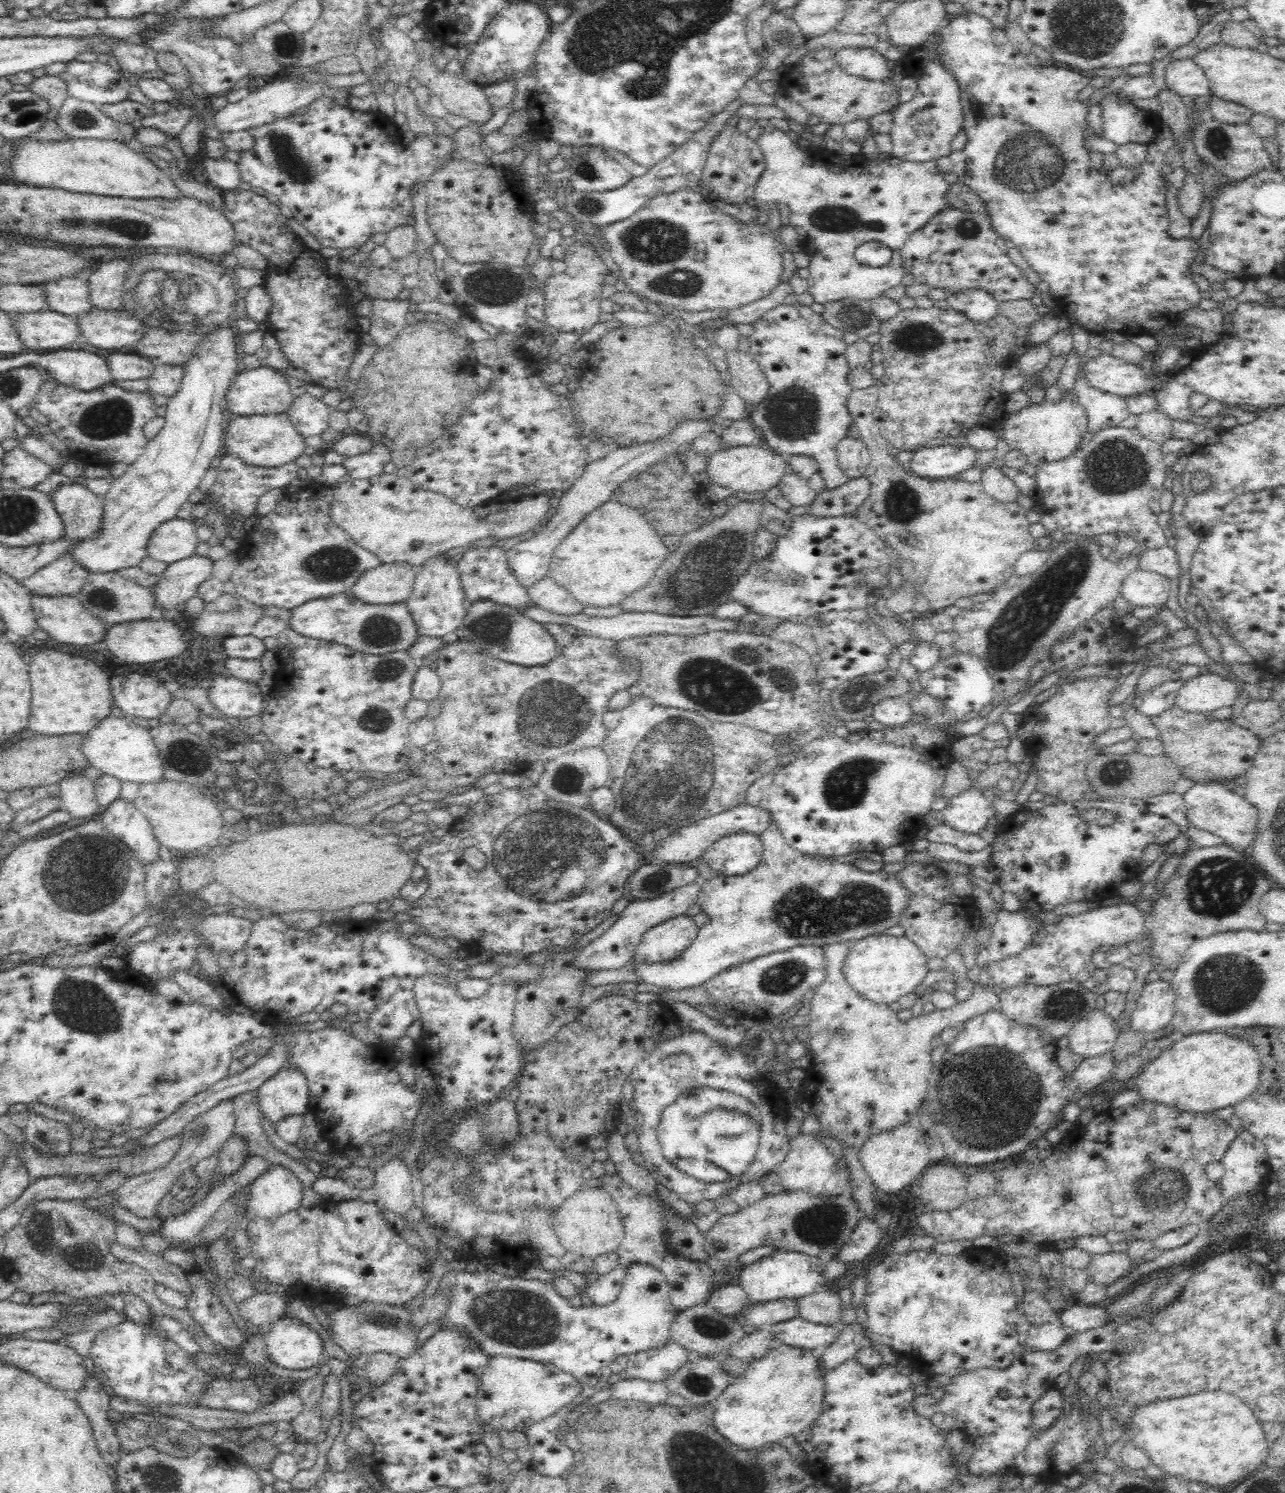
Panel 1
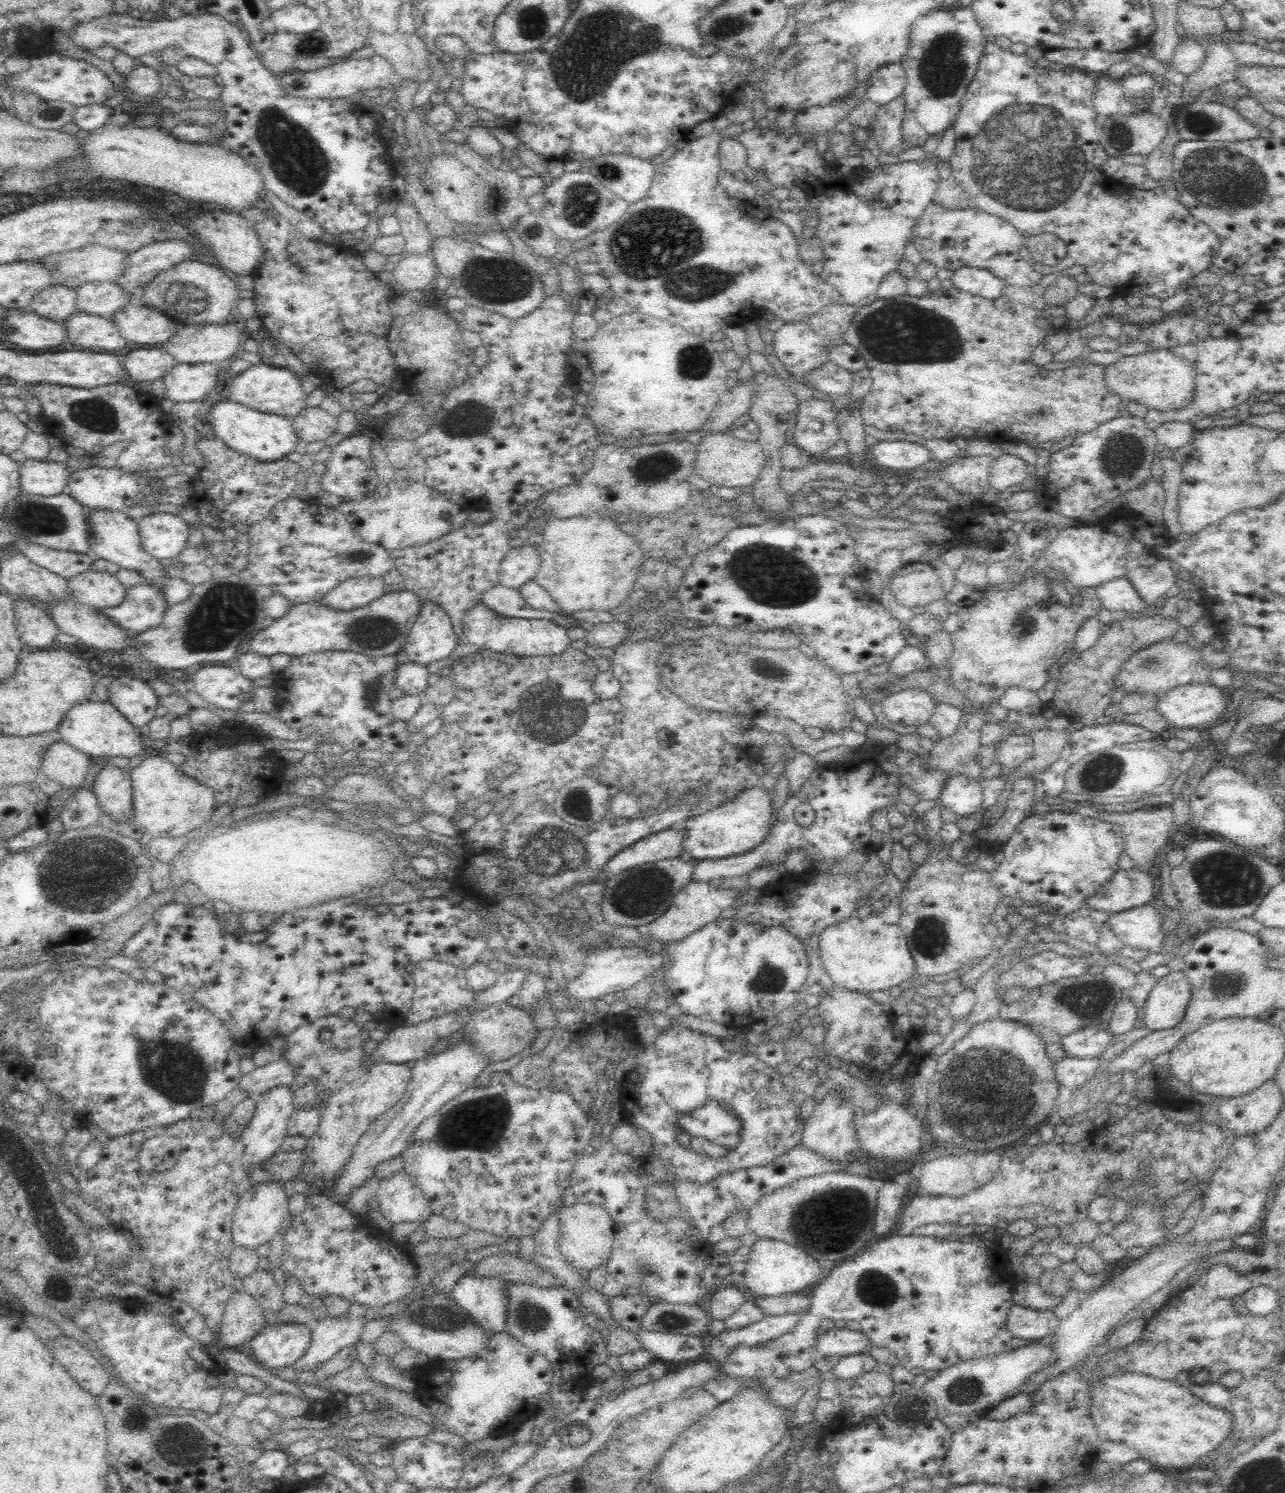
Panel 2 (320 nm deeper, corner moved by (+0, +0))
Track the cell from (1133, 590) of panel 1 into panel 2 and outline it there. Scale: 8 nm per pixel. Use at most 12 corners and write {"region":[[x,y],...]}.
{"region":[[1127,577],[1093,589],[1103,615],[1147,606]]}

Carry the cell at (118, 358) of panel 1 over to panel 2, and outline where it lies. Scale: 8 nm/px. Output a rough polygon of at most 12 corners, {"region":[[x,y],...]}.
{"region":[[160,346],[132,347],[120,355],[128,378],[162,380],[177,363]]}

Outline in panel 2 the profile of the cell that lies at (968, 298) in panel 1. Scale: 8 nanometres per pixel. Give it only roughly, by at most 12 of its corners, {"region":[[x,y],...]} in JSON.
{"region":[[962,266],[949,283],[984,298],[998,298],[1004,287],[993,272]]}

